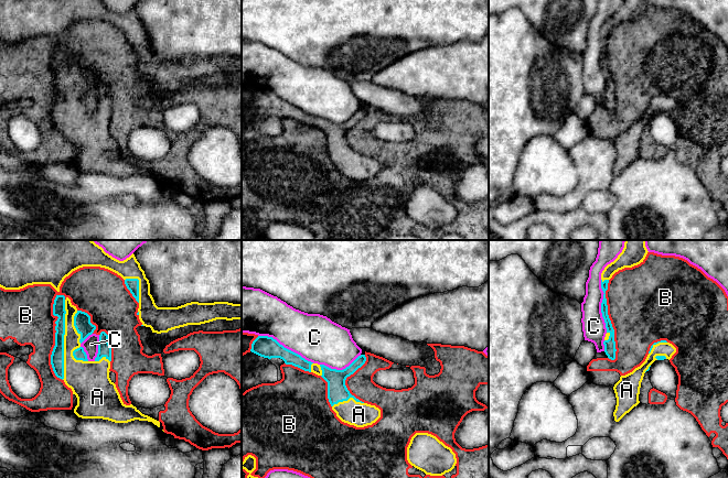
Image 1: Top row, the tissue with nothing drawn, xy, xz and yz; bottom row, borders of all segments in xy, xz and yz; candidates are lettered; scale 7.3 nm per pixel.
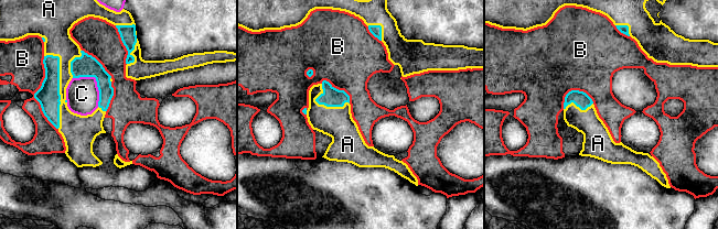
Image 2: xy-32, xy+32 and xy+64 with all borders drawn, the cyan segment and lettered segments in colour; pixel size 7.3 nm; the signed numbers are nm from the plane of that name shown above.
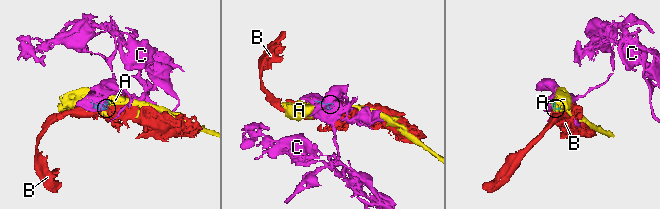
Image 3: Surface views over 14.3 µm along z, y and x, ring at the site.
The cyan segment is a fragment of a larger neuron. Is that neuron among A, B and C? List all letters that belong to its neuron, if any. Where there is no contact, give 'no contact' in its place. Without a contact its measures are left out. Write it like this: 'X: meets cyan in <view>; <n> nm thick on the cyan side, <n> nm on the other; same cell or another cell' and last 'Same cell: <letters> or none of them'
A: meets cyan in xy; 100 nm thick on the cyan side, 180 nm on the other; same cell
B: meets cyan in xy; 100 nm thick on the cyan side, 380 nm on the other; another cell
C: meets cyan in xz; 160 nm thick on the cyan side, 340 nm on the other; another cell
Same cell: A

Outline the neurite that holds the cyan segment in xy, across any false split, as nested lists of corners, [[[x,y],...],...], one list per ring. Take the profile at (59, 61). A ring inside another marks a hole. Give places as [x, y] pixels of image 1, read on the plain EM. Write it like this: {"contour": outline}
{"contour": [[[56,48],[53,68],[58,72],[55,75],[55,99],[51,108],[51,118],[55,129],[62,132],[77,151],[74,166],[82,172],[103,172],[115,176],[128,176],[135,173],[148,174],[160,181],[159,174],[142,167],[132,157],[126,159],[122,155],[116,138],[109,131],[111,99],[105,85],[99,88],[97,110],[94,115],[87,112],[81,97],[96,83],[96,79],[90,76],[90,69],[78,64],[64,48]]]}

